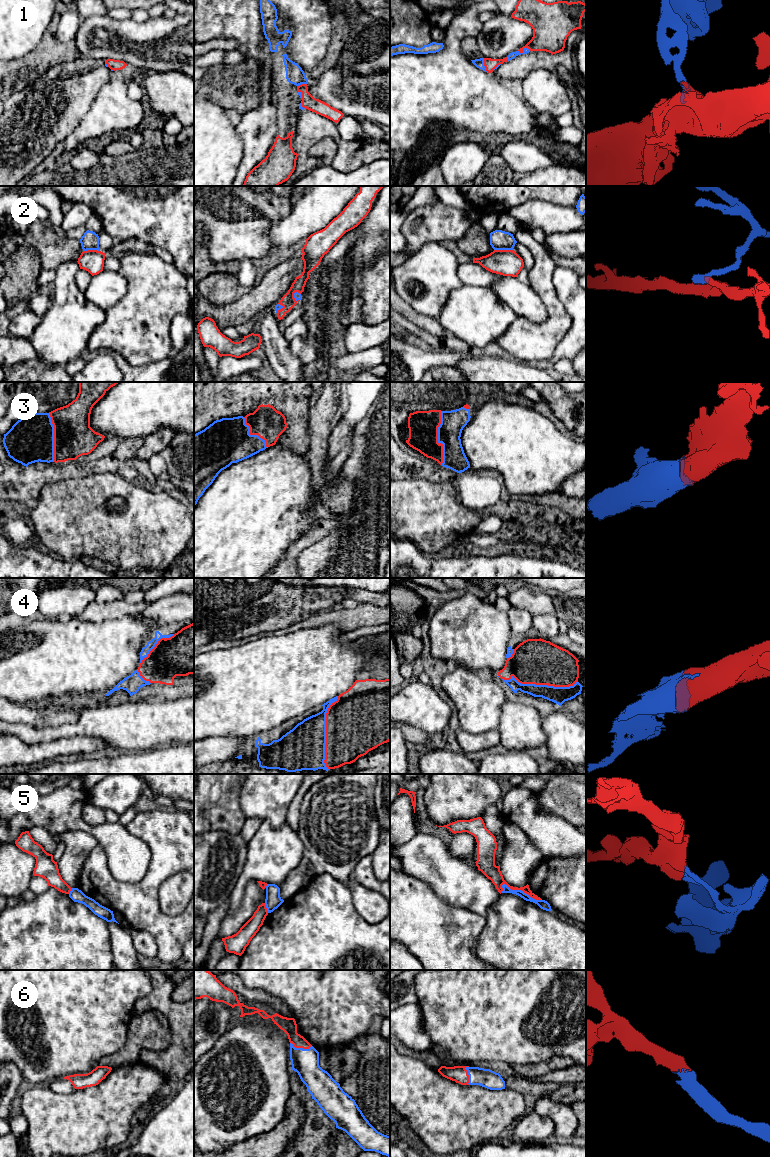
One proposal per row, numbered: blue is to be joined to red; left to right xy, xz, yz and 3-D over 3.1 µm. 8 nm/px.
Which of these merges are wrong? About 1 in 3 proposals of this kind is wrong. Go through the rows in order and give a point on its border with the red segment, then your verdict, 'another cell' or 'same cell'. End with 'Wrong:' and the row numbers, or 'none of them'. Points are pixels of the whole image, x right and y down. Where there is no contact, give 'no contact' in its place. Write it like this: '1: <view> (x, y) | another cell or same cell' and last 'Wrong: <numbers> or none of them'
1: yz (523, 49) | same cell
2: yz (503, 250) | same cell
3: yz (437, 439) | same cell
4: yz (540, 684) | same cell
5: yz (521, 890) | another cell
6: xz (301, 1047) | same cell
Wrong: 5

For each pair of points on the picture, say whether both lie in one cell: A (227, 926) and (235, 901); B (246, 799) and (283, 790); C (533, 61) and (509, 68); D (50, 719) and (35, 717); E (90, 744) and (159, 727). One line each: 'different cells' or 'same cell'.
A: different cells
B: same cell
C: same cell
D: same cell
E: different cells

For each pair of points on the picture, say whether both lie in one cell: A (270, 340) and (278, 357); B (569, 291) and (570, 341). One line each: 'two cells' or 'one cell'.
A: one cell
B: one cell

